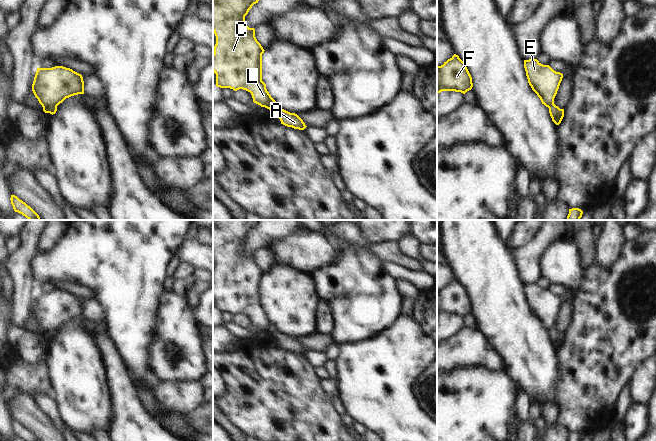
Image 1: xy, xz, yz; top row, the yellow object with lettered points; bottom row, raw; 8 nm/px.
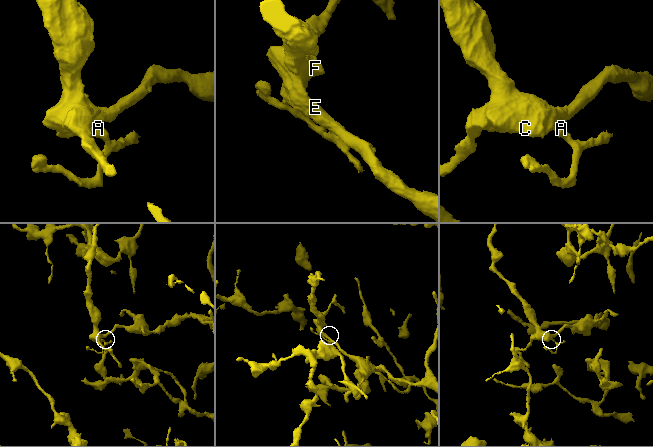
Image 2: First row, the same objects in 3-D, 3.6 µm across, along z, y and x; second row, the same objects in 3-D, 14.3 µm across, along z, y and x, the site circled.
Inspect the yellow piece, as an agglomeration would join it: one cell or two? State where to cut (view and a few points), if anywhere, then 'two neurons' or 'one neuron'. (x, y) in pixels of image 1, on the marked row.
xz (278, 106), (271, 110) | two neurons

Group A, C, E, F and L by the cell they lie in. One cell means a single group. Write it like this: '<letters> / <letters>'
A / C E F L

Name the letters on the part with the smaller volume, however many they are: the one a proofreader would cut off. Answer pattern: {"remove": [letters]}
{"remove": ["A"]}

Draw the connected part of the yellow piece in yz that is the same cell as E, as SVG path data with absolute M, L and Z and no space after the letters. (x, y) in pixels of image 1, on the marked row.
M537 59L524 60L524 68L532 90L542 104L549 108L554 104L563 74L554 71L549 65L541 64Z

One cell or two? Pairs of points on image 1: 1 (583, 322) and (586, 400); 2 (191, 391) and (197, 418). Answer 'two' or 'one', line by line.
1: one
2: two

